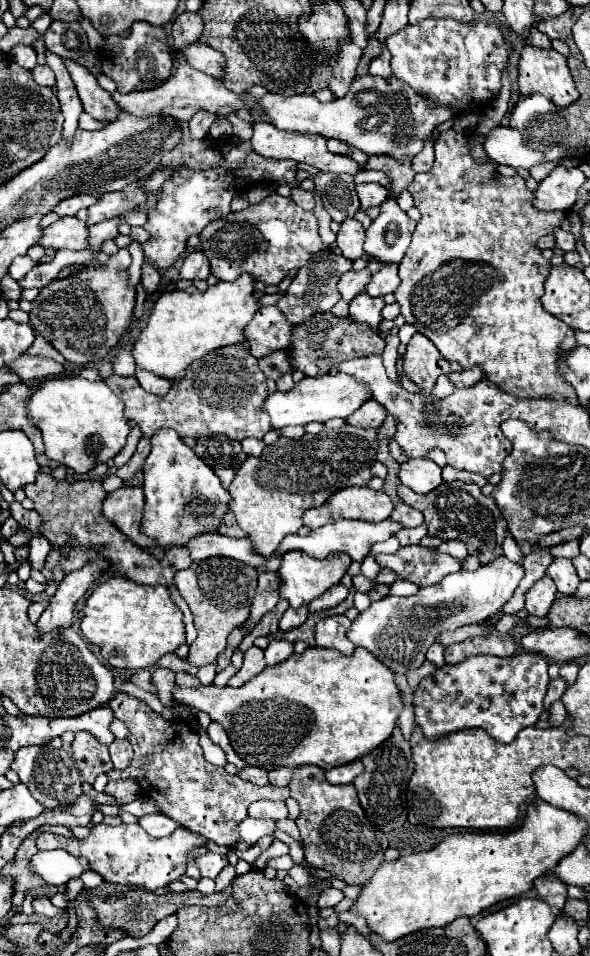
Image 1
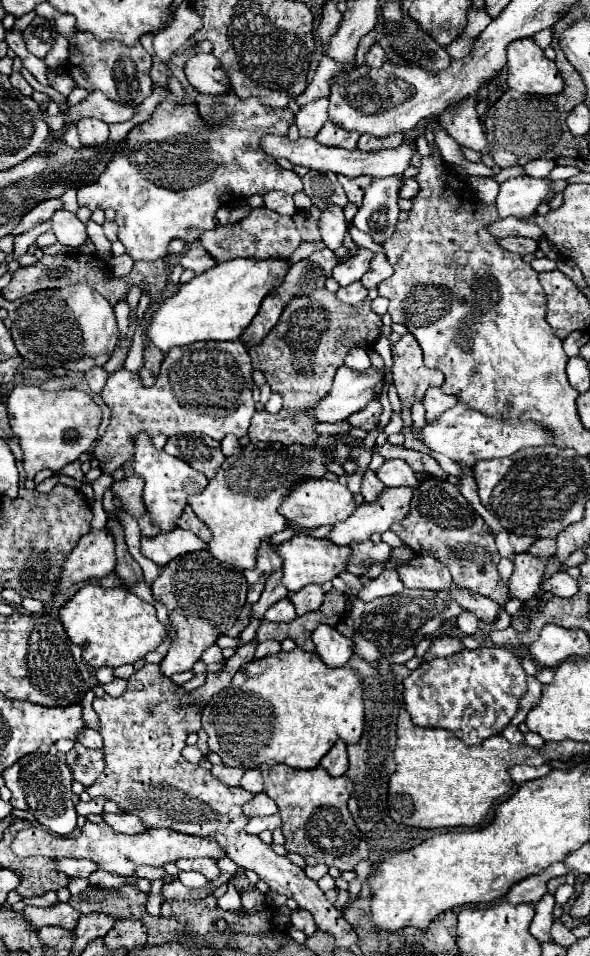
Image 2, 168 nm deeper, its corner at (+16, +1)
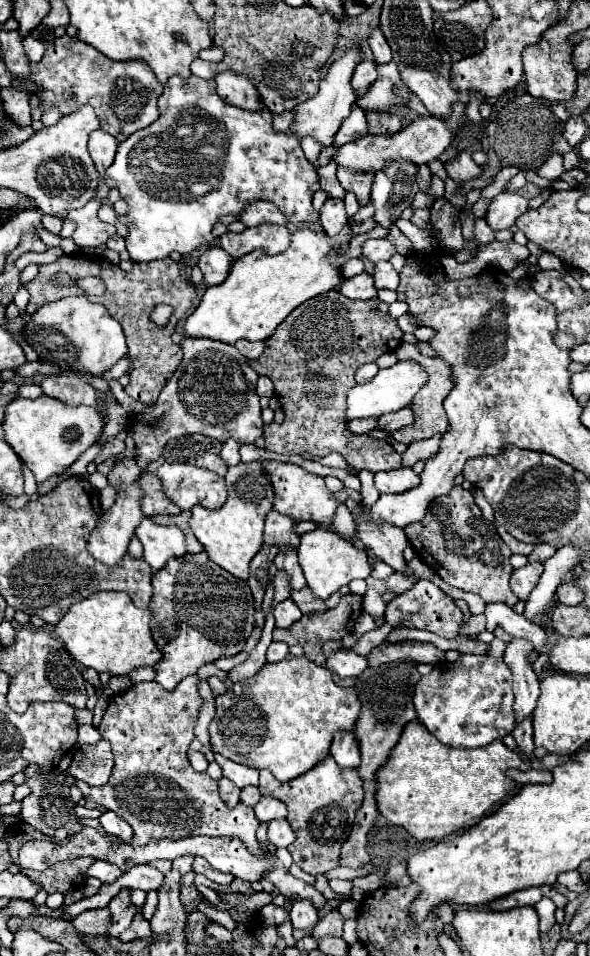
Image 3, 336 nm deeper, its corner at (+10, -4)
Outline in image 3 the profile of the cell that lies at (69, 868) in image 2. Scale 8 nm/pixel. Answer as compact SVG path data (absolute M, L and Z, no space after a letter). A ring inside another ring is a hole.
M94 861L88 869L88 875L100 879L102 883L112 883L122 875L122 871L116 865L110 865L106 861Z

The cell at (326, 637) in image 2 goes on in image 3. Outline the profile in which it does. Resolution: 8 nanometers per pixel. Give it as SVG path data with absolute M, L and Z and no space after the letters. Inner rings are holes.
M336 649L326 659L326 667L332 669L334 673L338 673L342 679L346 679L346 677L360 675L368 667L368 661L366 661L366 657L350 651L350 649Z

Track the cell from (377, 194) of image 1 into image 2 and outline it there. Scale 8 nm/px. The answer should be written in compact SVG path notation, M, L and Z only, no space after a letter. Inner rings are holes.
M338 176L338 182L342 184L346 196L350 202L354 202L356 206L362 204L362 196L364 196L364 190L368 188L368 184L372 182L370 176L358 176L358 178L346 178L346 176Z

